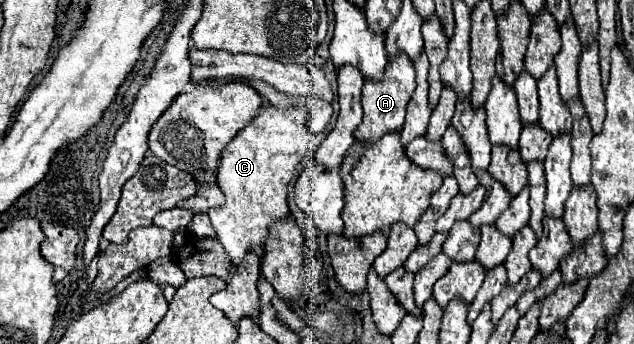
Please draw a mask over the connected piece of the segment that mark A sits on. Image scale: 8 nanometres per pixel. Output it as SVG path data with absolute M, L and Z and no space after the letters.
M398 52L386 64L386 70L384 70L384 74L382 74L380 80L370 80L368 78L364 82L364 86L368 86L368 88L362 88L364 118L358 124L358 128L356 128L356 140L358 142L362 142L364 146L368 146L368 144L372 144L372 140L378 140L384 134L402 128L404 116L406 116L406 104L412 98L412 92L416 88L414 78L416 78L416 72L414 72L412 60L404 52Z

